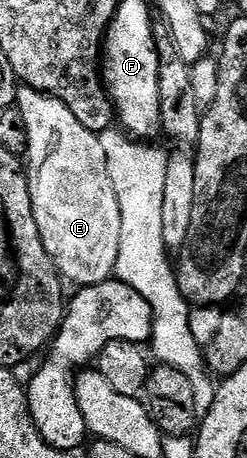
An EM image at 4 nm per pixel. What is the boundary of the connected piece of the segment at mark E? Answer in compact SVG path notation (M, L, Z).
M22 85L18 89L16 106L24 117L24 125L28 125L31 207L48 257L55 263L62 279L71 279L78 283L79 288L106 282L115 274L116 253L120 253L120 201L116 201L116 189L112 189L112 177L108 177L108 157L104 157L104 145L100 145L95 132L84 129L84 125L76 121L68 105L51 95L43 95Z

